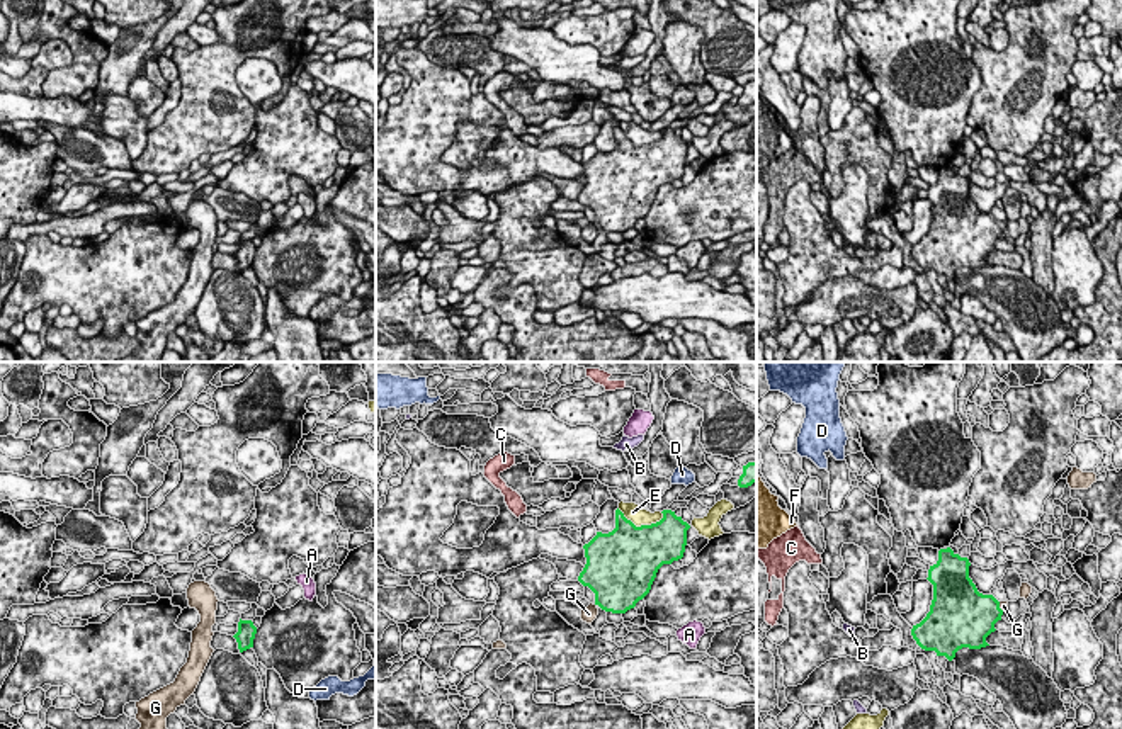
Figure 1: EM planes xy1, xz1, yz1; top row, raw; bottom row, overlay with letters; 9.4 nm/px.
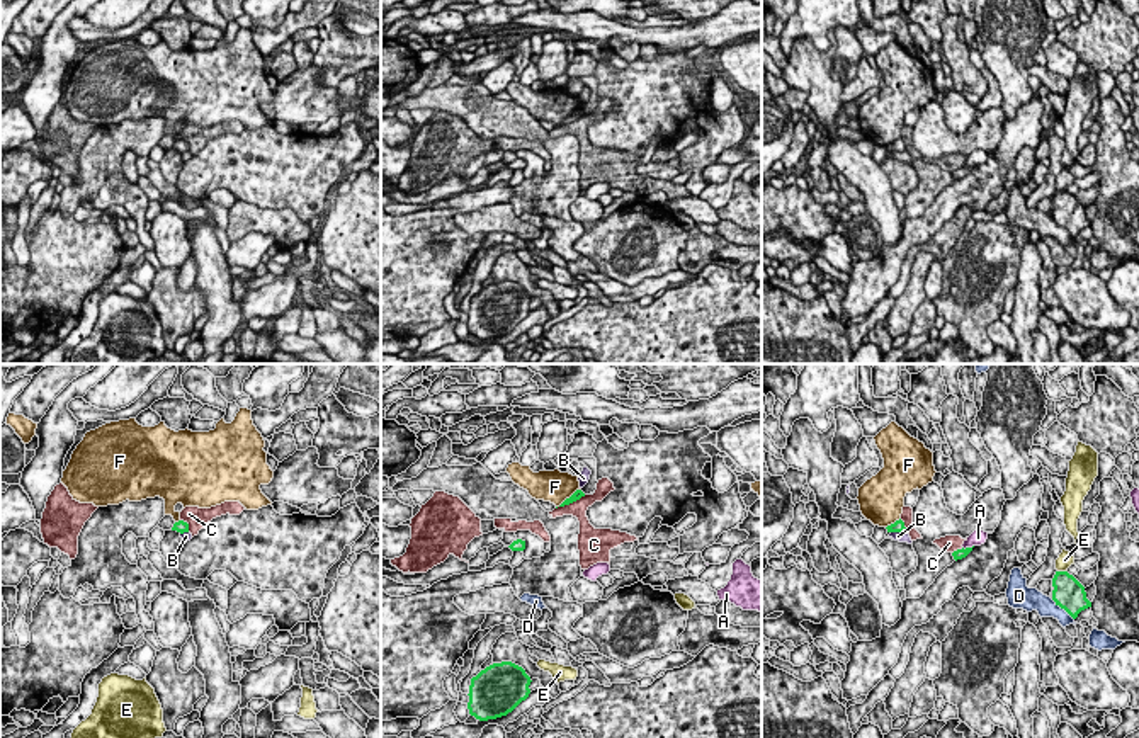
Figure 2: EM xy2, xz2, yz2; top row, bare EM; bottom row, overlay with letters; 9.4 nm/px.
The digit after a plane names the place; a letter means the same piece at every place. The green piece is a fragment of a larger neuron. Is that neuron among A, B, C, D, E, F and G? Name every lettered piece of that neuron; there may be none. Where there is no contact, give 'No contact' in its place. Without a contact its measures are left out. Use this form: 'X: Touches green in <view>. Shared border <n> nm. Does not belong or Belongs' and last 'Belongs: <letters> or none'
A: Touches green in yz2. Shared border 140 nm. Does not belong
B: Touches green in yz2. Shared border 140 nm. Does not belong
C: Touches green in yz2. Shared border 140 nm. Does not belong
D: Touches green in yz2. Shared border 300 nm. Does not belong
E: Touches green in xz1. Shared border 460 nm. Does not belong
F: Touches green in yz2. Shared border 180 nm. Does not belong
G: Touches green in yz1. Shared border 110 nm. Belongs
Belongs: G

